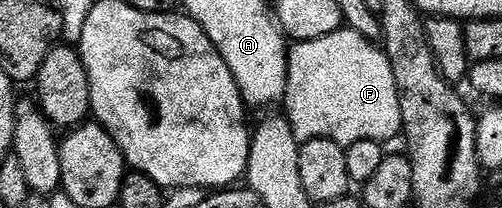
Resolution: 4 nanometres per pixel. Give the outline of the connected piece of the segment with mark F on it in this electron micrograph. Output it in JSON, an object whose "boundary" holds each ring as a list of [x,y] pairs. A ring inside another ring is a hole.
{"boundary":[[[339,29],[318,39],[303,39],[289,48],[284,114],[299,144],[307,143],[309,139],[331,139],[345,148],[358,141],[383,145],[389,138],[402,134],[396,77],[385,50],[349,29]]]}

